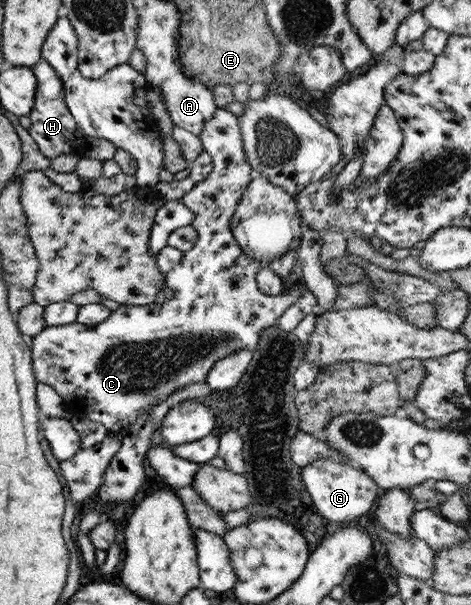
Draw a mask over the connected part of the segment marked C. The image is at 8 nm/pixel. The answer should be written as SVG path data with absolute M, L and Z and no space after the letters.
M217 107L197 137L201 140L203 151L210 155L212 169L205 179L186 191L180 199L183 206L194 214L189 224L195 228L197 239L189 251L183 252L179 263L164 274L163 300L148 307L119 305L110 311L105 321L93 326L77 322L46 325L41 333L28 340L35 381L53 388L65 405L75 405L75 418L101 423L107 432L115 434L115 438L124 437L129 427L144 412L149 412L153 405L165 401L169 395L173 395L173 391L183 389L189 383L205 383L205 375L217 359L241 349L252 352L259 343L259 333L276 323L278 317L303 295L306 288L303 285L302 288L294 289L293 285L289 285L275 296L261 293L255 278L261 269L259 262L251 256L245 256L233 240L229 221L252 173L241 140L239 118Z

